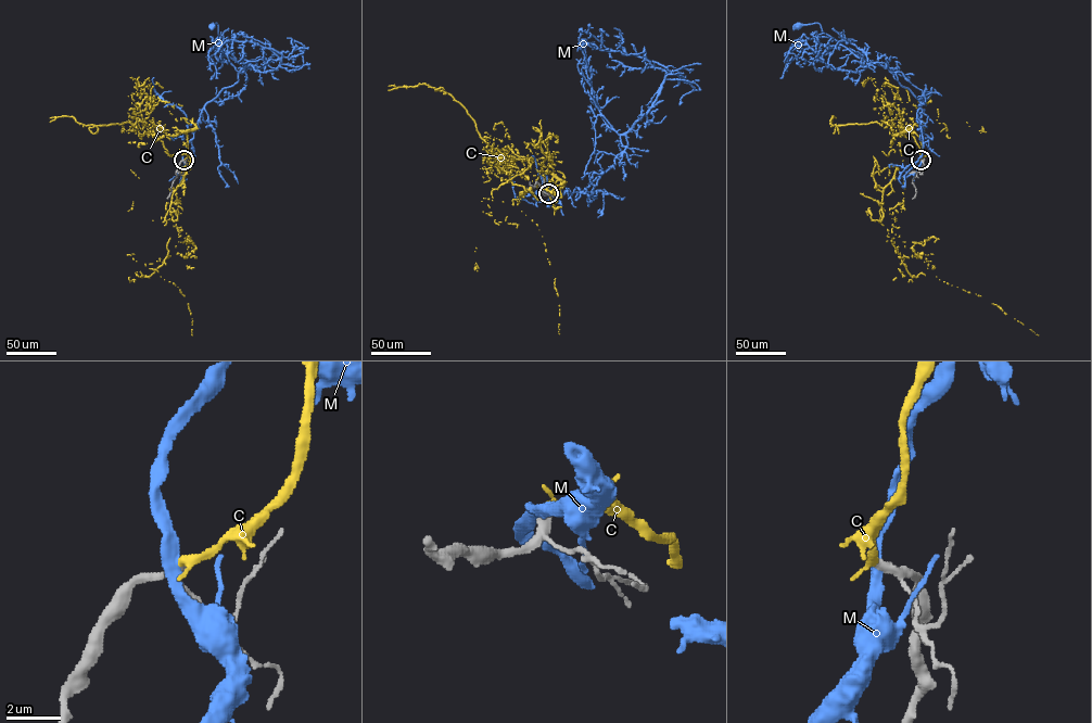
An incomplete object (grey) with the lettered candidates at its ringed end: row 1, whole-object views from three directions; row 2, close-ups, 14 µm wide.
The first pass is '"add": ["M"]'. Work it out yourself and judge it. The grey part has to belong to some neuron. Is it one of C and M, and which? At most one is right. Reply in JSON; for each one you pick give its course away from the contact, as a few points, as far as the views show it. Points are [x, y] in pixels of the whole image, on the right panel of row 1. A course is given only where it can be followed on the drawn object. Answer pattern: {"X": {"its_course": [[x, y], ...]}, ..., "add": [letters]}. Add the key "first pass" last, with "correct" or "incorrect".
{"C": {"its_course": [[922, 160], [918, 137], [901, 132], [902, 165], [881, 206], [901, 257], [918, 252], [939, 279], [1038, 335]]}, "add": ["C"], "first pass": "incorrect"}

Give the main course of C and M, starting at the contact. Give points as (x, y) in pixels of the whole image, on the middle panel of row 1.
C: (548, 193), (553, 164), (533, 146), (532, 162), (554, 152), (564, 176), (519, 200), (545, 246), (559, 333)
M: (548, 193), (584, 190), (613, 165), (616, 157), (621, 160), (625, 147), (595, 101), (583, 43)

